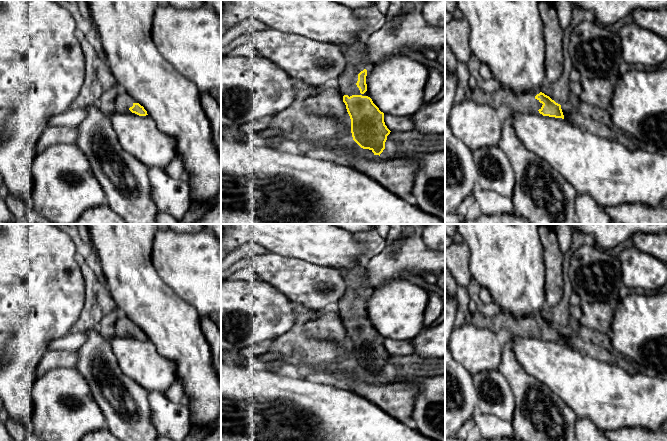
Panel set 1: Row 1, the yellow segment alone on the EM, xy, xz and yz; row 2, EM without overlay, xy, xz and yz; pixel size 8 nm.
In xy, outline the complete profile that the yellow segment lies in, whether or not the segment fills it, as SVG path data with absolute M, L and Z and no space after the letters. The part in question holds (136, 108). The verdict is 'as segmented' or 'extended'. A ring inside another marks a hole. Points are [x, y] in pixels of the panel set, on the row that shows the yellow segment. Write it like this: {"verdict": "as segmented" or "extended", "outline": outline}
{"verdict": "as segmented", "outline": "M133 103L133 106L130 107L129 110L132 113L135 113L135 114L137 114L139 116L146 116L146 115L148 115L147 111L139 103Z"}

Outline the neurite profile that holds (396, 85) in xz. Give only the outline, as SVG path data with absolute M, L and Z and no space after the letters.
M397 55L387 58L366 70L367 91L364 96L370 97L381 112L407 116L415 114L425 105L424 91L430 71L426 65L409 56Z

